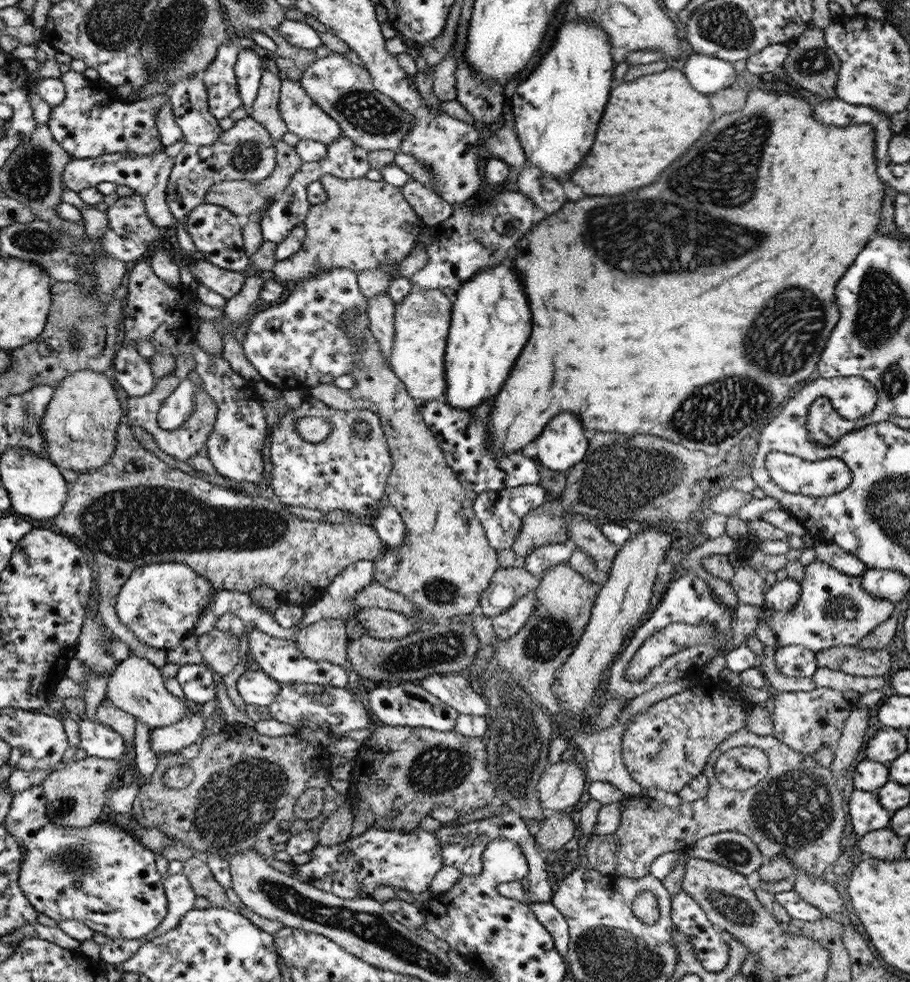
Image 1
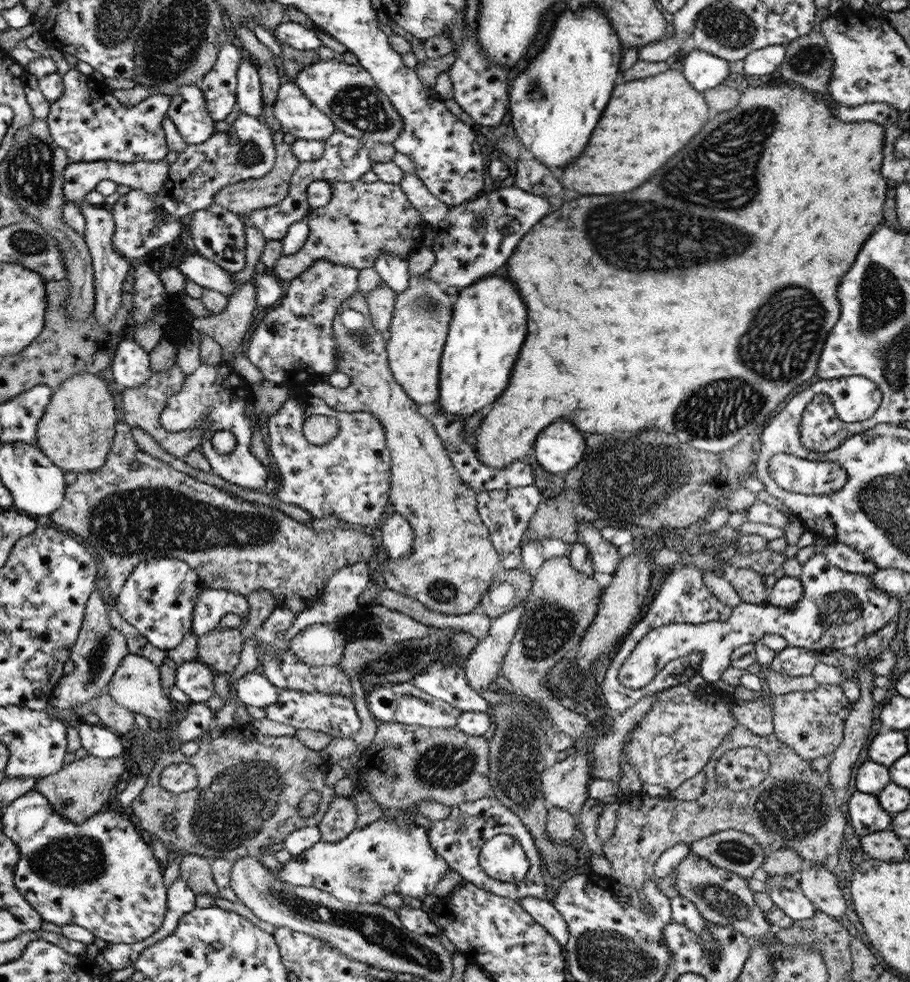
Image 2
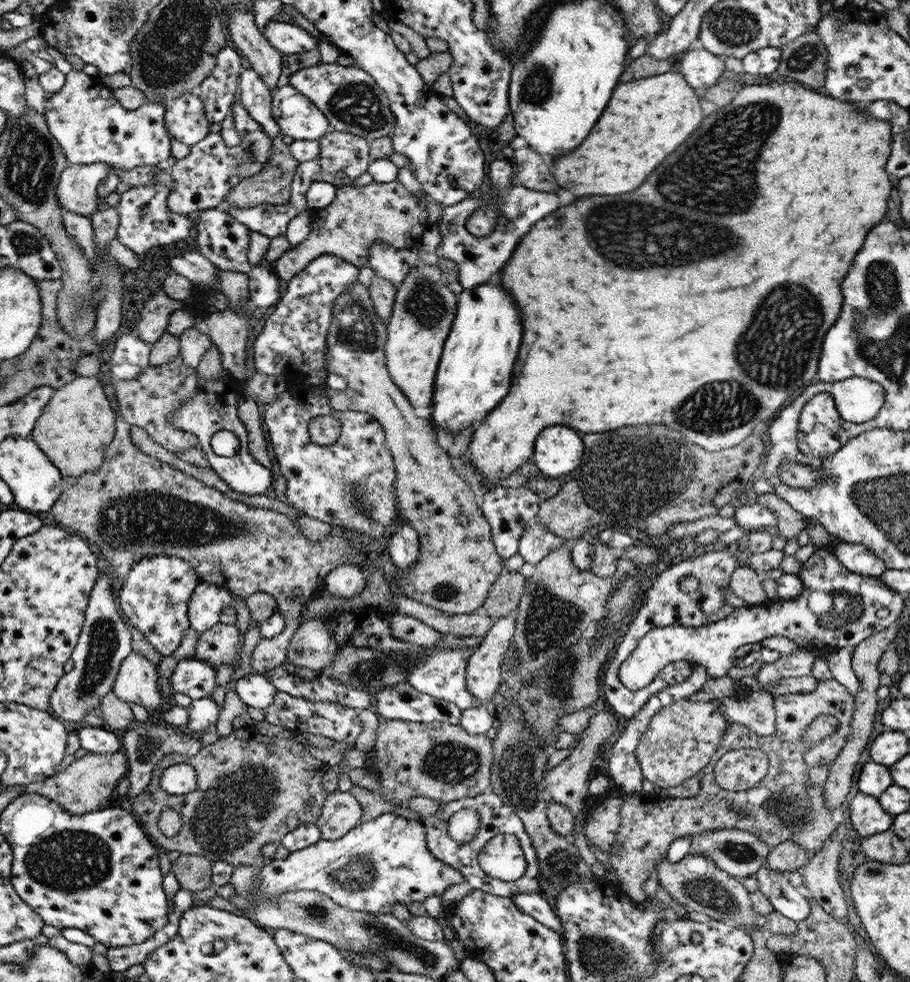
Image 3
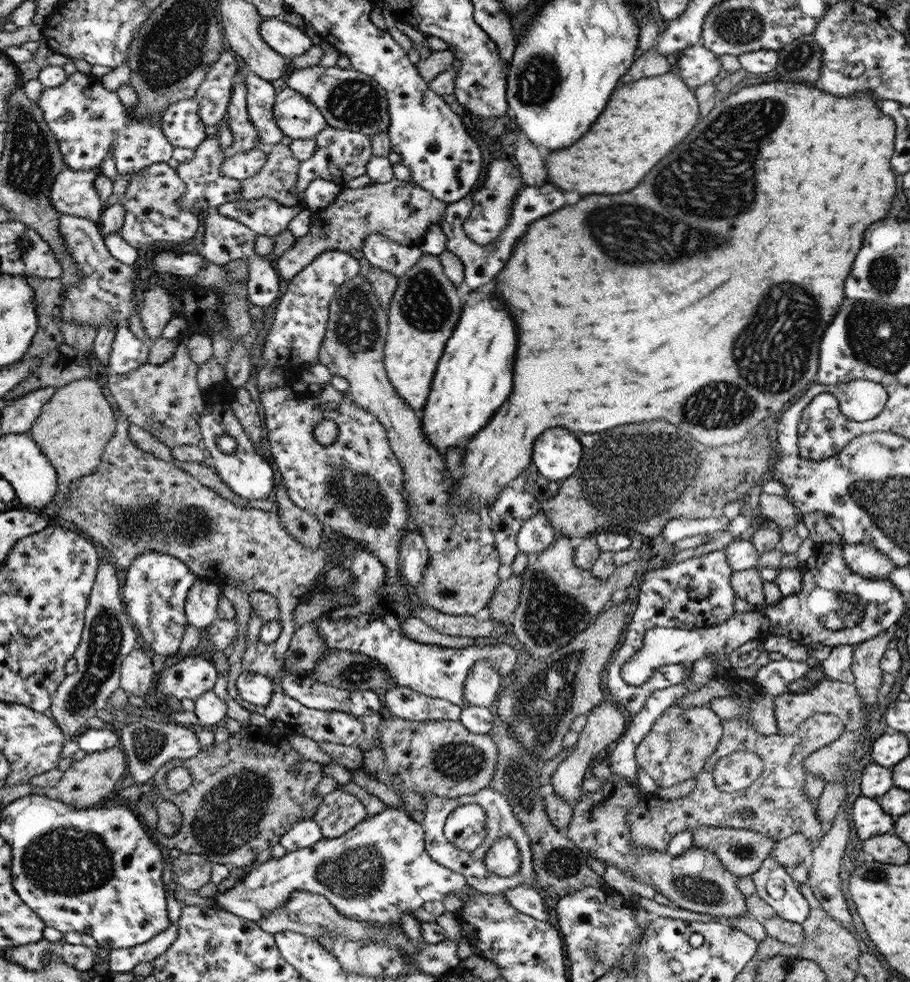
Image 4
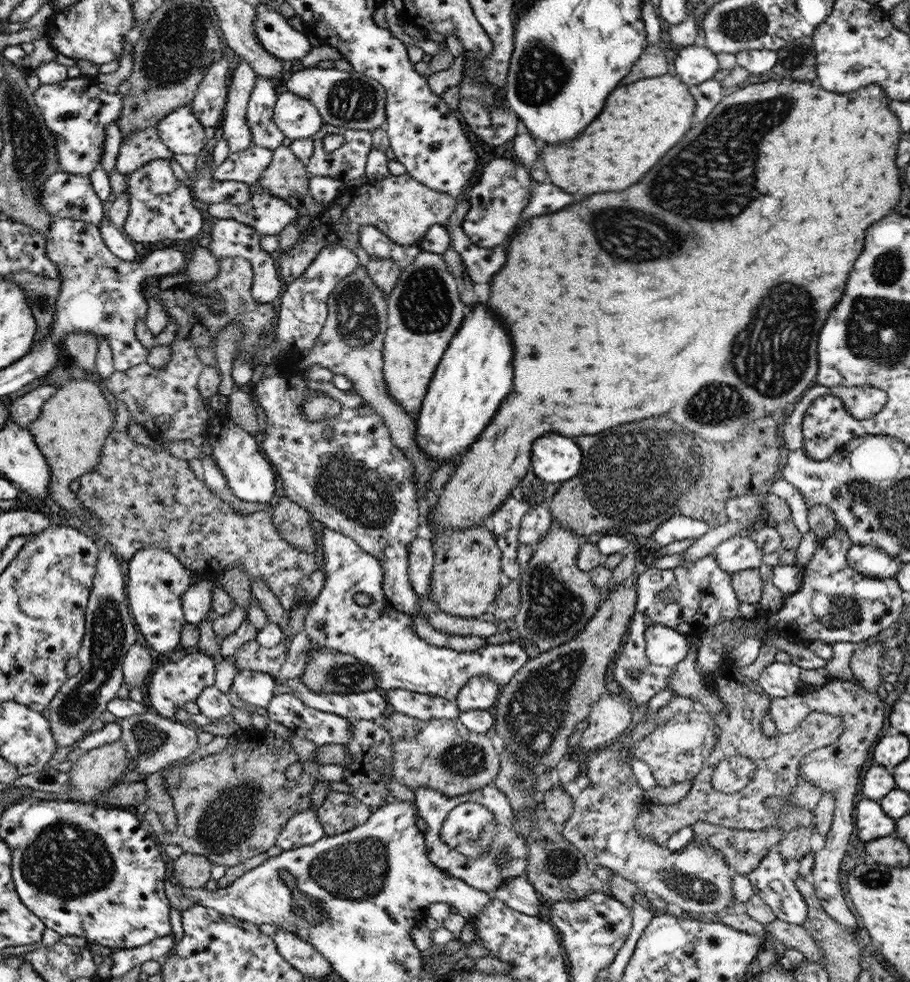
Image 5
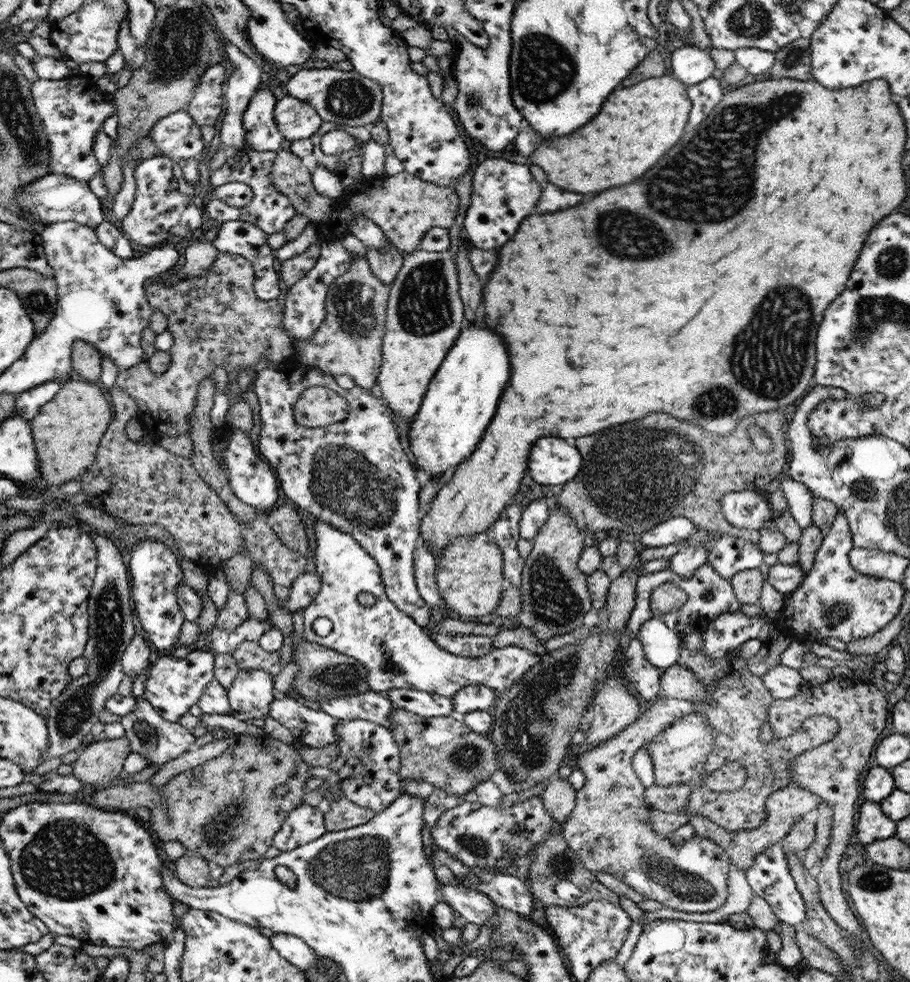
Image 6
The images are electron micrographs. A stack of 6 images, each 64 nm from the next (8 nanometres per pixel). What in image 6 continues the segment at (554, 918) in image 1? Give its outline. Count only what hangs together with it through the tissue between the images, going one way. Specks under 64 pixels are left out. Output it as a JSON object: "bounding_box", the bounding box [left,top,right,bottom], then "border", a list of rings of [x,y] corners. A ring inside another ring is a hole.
{"bounding_box":[453,872,536,917],"border":[[[484,872],[480,876],[470,876],[468,880],[455,878],[453,882],[482,891],[496,906],[502,906],[518,915],[530,917],[532,910],[535,910],[536,902],[529,885],[516,875],[508,875],[504,872],[498,874]]]}

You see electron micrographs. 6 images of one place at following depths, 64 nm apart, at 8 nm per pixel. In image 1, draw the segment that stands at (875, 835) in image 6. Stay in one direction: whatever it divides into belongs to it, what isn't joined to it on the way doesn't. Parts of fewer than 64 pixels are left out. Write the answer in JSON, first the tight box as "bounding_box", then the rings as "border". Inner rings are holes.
{"bounding_box":[848,790,890,837],"border":[[[854,790],[848,804],[850,822],[856,835],[860,837],[870,832],[884,828],[890,822],[890,814],[880,805],[876,793]]]}

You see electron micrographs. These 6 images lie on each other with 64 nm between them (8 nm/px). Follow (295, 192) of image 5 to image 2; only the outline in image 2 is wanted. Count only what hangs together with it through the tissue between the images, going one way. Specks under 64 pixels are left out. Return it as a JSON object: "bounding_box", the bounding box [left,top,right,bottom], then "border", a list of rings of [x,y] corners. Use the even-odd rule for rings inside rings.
{"bounding_box":[214,131,301,216],"border":[[[282,131],[274,134],[275,148],[278,154],[275,156],[275,167],[266,176],[262,176],[259,179],[248,179],[237,183],[230,183],[222,187],[214,195],[214,204],[218,204],[240,216],[242,214],[248,214],[248,212],[282,203],[290,192],[291,180],[294,178],[295,171],[298,170],[299,164],[301,163],[299,157],[295,155],[294,150],[291,148],[291,145],[285,142],[283,138],[284,134]]]}

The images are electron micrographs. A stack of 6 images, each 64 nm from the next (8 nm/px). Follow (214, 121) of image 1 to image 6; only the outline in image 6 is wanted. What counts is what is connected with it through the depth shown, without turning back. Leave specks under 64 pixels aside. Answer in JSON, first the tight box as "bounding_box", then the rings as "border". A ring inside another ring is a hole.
{"bounding_box":[149,109,208,159],"border":[[[186,109],[159,119],[149,132],[152,143],[171,159],[192,159],[202,154],[208,144],[204,143],[200,125],[196,124]]]}

